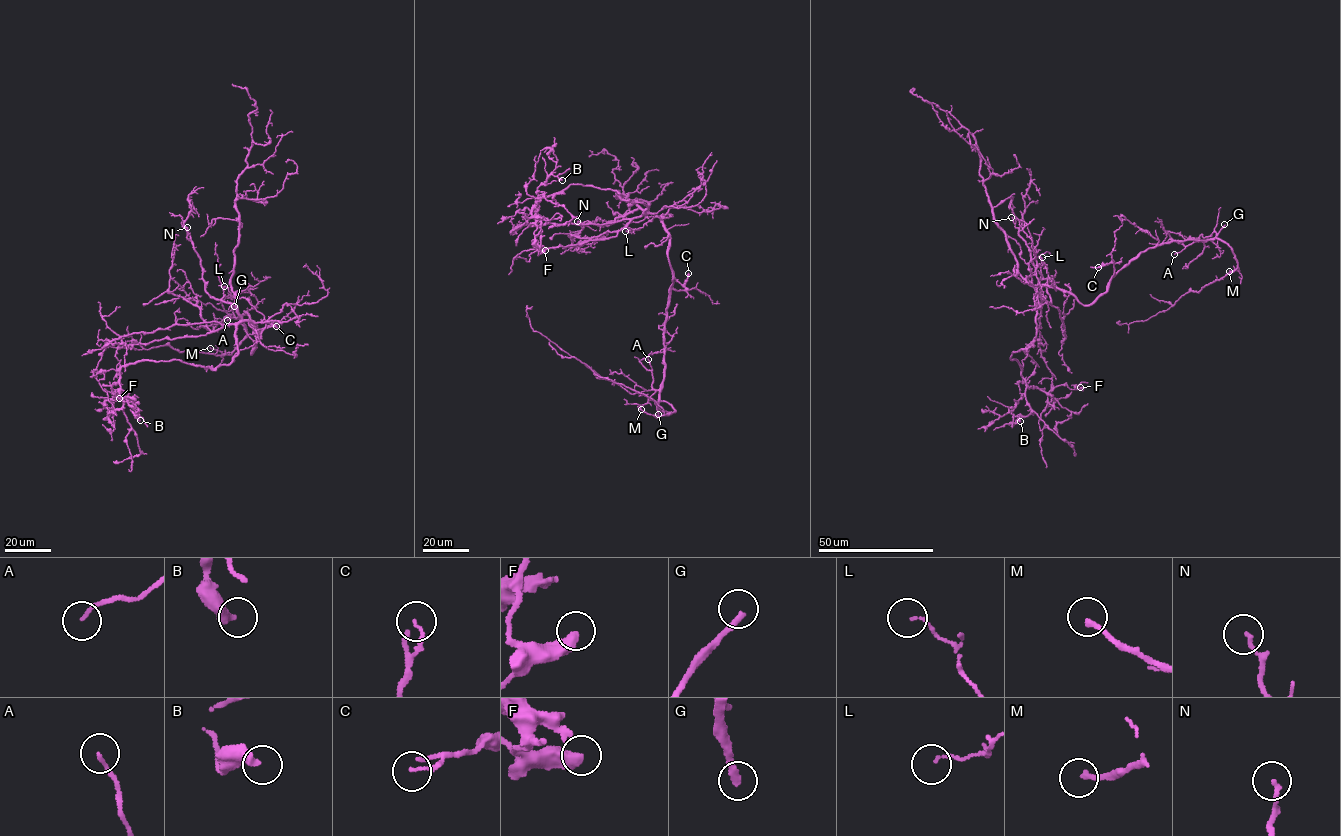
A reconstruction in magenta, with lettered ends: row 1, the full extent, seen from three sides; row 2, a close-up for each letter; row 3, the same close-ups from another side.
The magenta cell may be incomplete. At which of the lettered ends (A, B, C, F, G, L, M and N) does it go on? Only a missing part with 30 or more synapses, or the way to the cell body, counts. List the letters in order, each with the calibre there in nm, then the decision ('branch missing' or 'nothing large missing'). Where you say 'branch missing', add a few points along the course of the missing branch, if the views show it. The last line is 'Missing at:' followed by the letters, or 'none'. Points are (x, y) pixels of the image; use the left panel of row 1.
A: 140 nm thick; nothing large missing
B: 420 nm thick; nothing large missing
C: 140 nm thick; nothing large missing
F: 460 nm thick; nothing large missing
G: 260 nm thick; branch missing; missing branch runs (234, 306), (237, 300), (233, 281)
L: 90 nm thick; nothing large missing
M: 200 nm thick; nothing large missing
N: 140 nm thick; nothing large missing
Missing at: G

